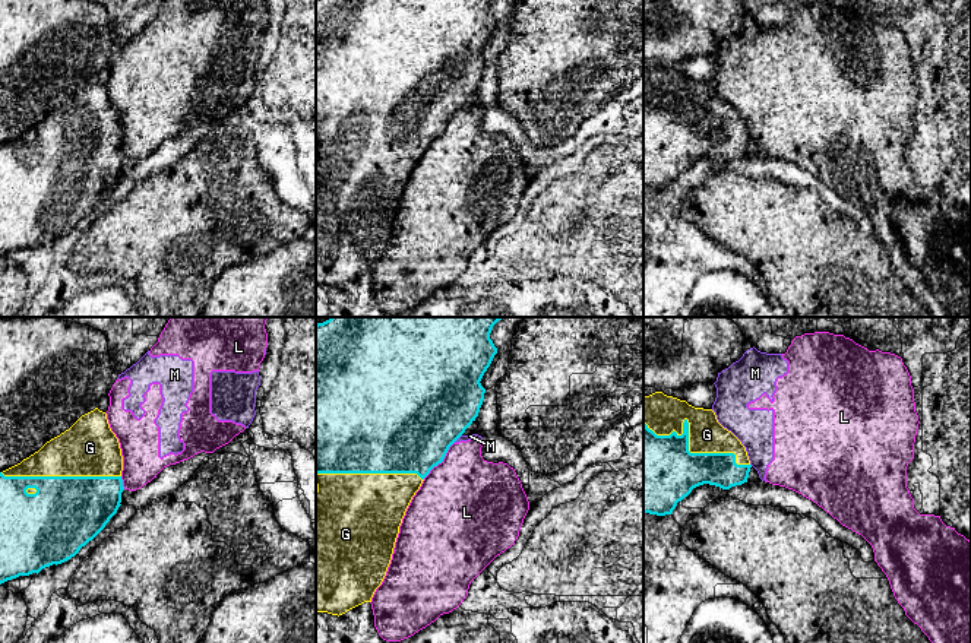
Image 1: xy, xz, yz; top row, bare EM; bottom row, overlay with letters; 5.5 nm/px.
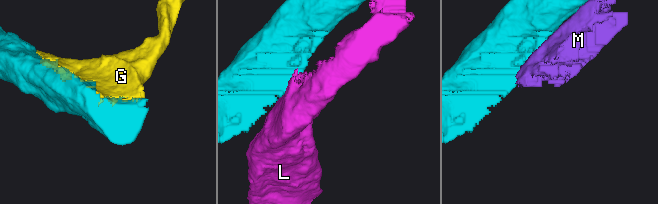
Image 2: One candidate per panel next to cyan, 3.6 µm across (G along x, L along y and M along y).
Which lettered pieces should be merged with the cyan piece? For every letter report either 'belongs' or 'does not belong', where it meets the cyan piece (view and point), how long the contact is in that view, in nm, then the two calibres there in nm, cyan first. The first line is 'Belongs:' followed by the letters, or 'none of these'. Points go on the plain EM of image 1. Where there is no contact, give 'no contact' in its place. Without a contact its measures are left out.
Belongs: G
G: belongs; contact yz (688, 116); length 650 nm; calibres 420 and 220 nm
L: does not belong; contact xz (442, 133); length 260 nm; calibres 480 and 480 nm
M: does not belong; contact xz (456, 111); length 60 nm; calibres 500 and 30 nm

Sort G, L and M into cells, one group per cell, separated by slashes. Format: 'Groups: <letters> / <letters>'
Groups: G / L M

